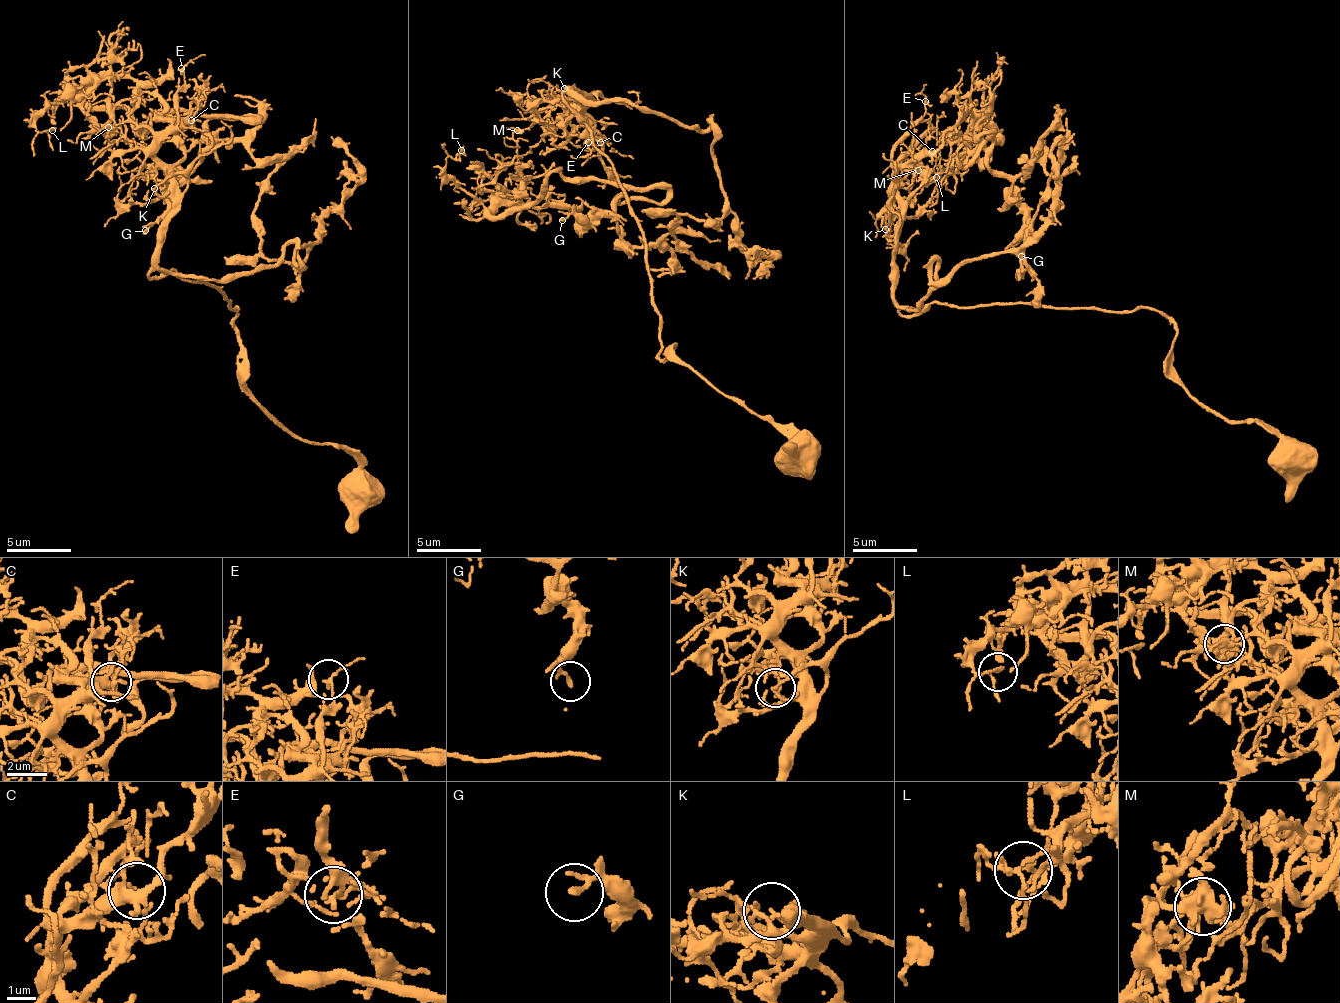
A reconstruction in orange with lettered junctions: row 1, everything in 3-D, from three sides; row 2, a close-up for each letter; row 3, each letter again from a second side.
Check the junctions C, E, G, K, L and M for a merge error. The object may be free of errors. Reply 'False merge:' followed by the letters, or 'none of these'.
False merge: M

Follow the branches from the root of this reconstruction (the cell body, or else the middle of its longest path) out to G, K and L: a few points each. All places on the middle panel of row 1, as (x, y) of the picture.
G: (796, 451), (658, 355), (645, 232), (570, 90), (492, 183), (531, 202), (558, 167), (632, 195), (562, 220)
K: (796, 451), (674, 355), (658, 355), (645, 232), (612, 162), (564, 94), (584, 96), (564, 88)
L: (796, 451), (658, 355), (645, 232), (564, 94), (581, 96), (486, 186), (463, 189), (445, 171), (461, 150)

